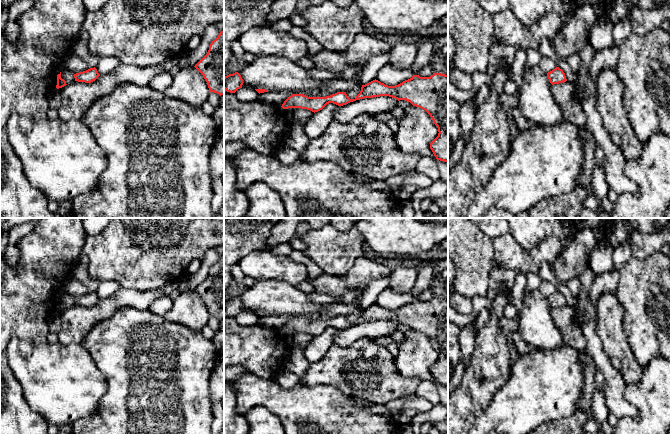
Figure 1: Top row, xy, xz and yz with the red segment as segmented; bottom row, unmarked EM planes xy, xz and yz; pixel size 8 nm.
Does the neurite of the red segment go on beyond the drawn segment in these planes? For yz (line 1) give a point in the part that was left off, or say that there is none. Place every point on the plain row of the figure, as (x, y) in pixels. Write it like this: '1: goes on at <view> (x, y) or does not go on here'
1: does not go on here

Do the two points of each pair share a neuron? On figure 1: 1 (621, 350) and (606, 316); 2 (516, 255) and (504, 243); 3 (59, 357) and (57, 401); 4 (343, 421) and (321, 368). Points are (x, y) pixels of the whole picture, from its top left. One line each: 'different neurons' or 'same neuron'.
1: same neuron
2: same neuron
3: same neuron
4: different neurons

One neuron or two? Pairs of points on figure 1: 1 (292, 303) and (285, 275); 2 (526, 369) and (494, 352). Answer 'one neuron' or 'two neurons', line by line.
1: two neurons
2: two neurons

